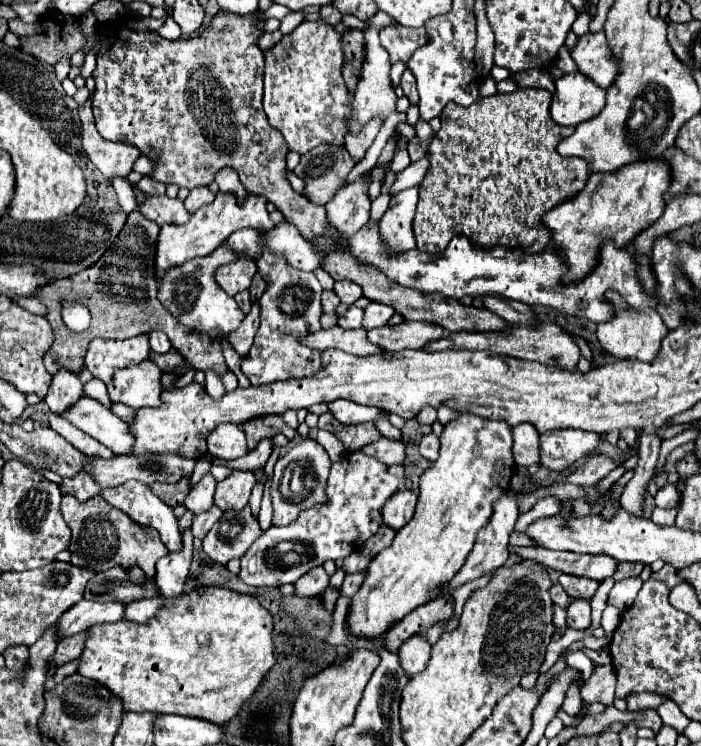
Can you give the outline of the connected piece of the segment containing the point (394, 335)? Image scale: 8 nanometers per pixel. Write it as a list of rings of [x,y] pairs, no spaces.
[[[403,321],[399,325],[383,325],[367,333],[369,341],[381,345],[385,351],[421,349],[425,343],[441,339],[445,329],[441,325],[429,325],[429,321]]]

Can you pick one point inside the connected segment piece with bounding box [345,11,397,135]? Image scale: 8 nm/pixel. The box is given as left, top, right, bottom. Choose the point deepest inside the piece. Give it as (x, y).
(374, 96)

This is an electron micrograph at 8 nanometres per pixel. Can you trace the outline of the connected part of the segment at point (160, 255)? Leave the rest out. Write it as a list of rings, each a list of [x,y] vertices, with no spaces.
[[[217,193],[215,201],[209,205],[203,205],[197,213],[191,215],[191,219],[185,225],[163,225],[159,239],[157,239],[157,255],[155,255],[155,267],[157,277],[163,277],[163,273],[175,265],[181,265],[197,255],[209,255],[215,251],[233,231],[243,227],[257,227],[257,229],[269,230],[275,226],[269,219],[267,211],[267,199],[255,193],[247,193],[245,201],[239,203],[235,193]]]

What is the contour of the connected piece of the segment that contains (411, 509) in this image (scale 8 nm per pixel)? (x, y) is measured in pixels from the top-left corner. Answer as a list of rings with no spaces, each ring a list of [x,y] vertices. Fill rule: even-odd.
[[[397,491],[385,505],[383,505],[383,523],[391,529],[399,531],[403,525],[407,525],[415,513],[417,495],[413,491]]]

